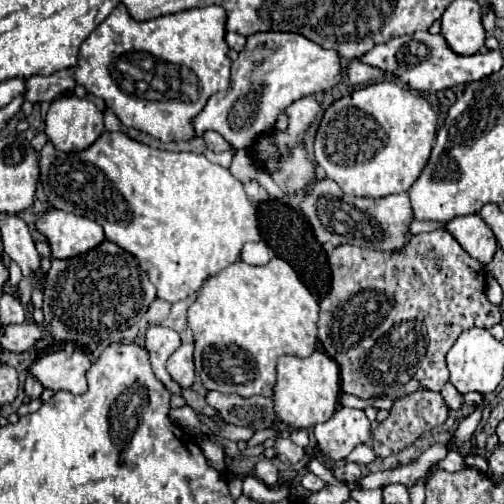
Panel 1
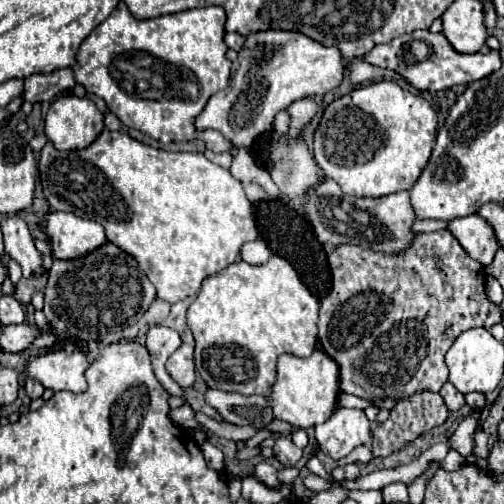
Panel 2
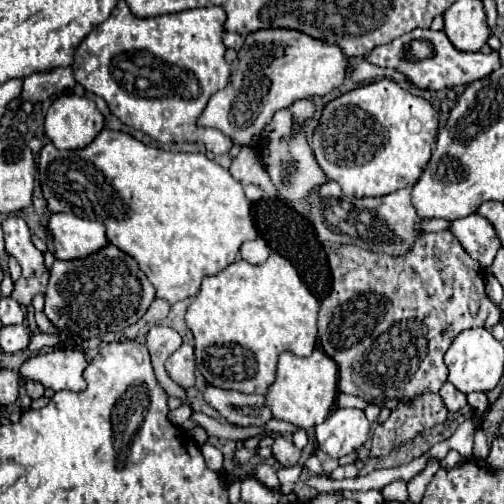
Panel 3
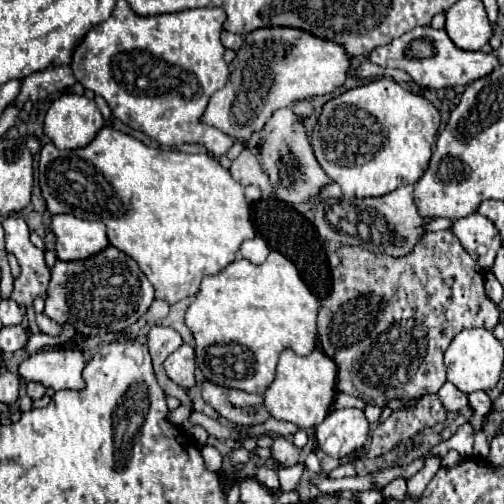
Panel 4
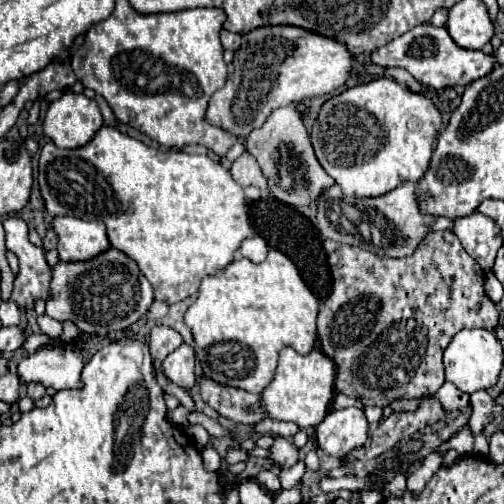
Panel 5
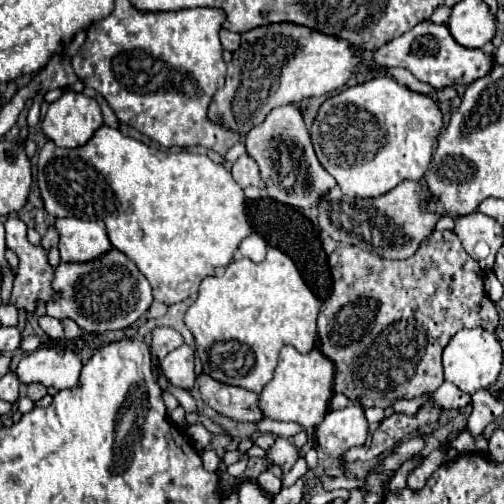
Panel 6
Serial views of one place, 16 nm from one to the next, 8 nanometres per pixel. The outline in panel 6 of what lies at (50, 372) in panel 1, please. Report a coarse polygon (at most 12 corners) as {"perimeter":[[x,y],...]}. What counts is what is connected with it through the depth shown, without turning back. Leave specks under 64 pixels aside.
{"perimeter":[[38,348],[16,368],[20,382],[80,386],[80,354]]}

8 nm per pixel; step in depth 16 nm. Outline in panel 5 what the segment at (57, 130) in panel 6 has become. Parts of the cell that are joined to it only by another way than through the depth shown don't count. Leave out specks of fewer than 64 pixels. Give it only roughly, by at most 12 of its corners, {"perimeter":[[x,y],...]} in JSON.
{"perimeter":[[64,92],[44,118],[58,148],[82,148],[104,126],[98,104]]}

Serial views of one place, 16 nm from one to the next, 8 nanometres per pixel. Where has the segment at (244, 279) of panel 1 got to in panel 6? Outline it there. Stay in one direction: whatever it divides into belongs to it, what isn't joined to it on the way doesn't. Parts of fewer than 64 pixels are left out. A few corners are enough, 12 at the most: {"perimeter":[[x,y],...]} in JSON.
{"perimeter":[[278,248],[204,278],[202,372],[260,394],[314,348],[320,302]]}

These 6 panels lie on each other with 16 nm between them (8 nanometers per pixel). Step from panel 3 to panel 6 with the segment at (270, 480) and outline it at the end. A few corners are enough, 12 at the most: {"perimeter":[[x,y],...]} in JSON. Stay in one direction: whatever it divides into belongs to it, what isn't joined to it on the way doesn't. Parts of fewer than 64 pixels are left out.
{"perimeter":[[270,470],[260,472],[258,484],[270,494],[280,492],[280,478]]}

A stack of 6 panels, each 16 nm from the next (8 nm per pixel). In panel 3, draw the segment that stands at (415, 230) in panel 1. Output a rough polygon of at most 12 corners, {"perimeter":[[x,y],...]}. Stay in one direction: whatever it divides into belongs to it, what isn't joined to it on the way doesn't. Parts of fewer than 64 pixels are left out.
{"perimeter":[[424,220],[416,230],[438,232],[448,228],[446,220]]}

